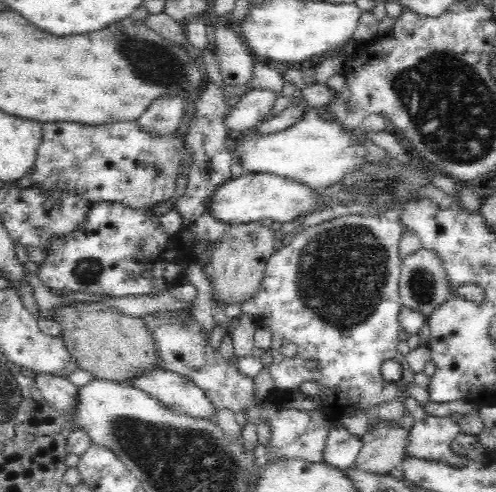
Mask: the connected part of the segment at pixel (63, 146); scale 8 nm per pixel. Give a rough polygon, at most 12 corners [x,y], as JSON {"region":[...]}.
{"region":[[42,125],[29,172],[92,203],[150,207],[188,170],[179,133]]}

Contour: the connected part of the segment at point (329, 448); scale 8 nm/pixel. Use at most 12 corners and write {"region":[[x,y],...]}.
{"region":[[334,423],[322,450],[322,462],[349,470],[361,439]]}

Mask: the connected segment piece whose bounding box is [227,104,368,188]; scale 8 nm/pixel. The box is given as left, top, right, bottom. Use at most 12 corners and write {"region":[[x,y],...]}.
{"region":[[310,104],[272,134],[229,133],[231,160],[321,188],[367,156]]}

